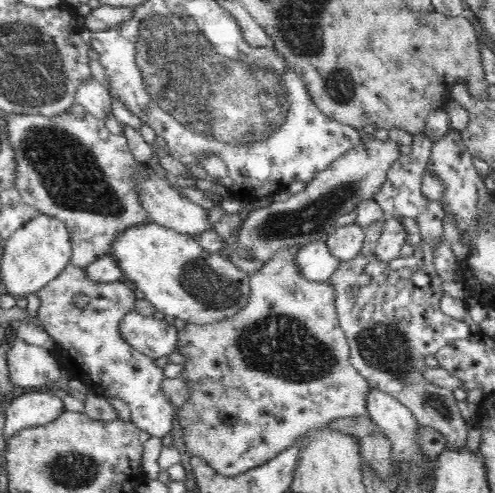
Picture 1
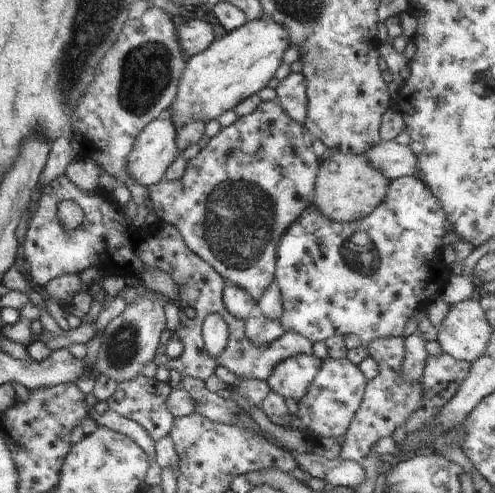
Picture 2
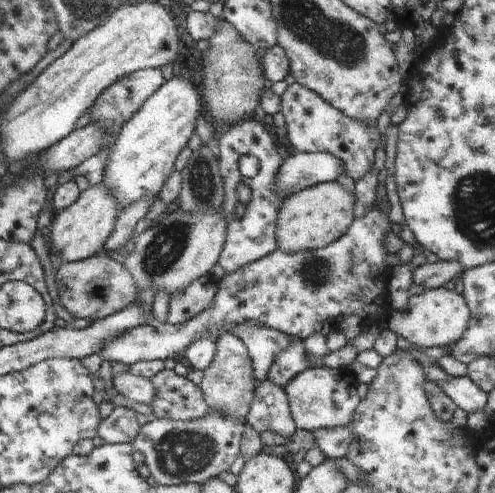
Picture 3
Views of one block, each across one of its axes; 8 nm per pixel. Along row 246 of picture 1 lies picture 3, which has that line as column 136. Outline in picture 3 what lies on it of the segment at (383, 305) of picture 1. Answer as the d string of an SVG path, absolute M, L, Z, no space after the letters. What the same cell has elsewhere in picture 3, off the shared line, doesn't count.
M119 406L109 416L109 420L103 420L103 424L99 428L99 438L103 438L105 444L111 444L111 446L133 444L135 438L139 436L141 428L143 426L139 426L139 422L137 422L137 412Z

